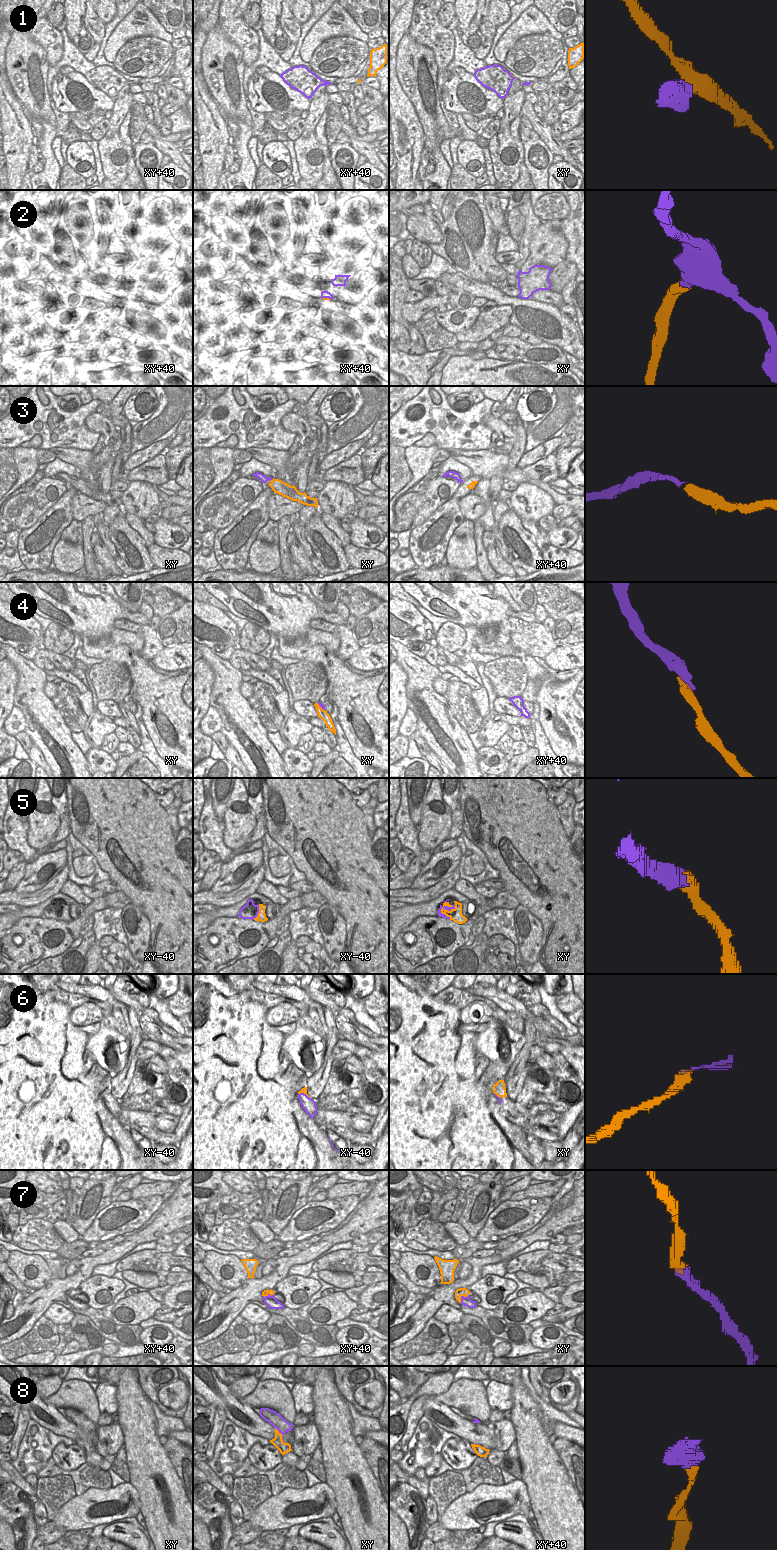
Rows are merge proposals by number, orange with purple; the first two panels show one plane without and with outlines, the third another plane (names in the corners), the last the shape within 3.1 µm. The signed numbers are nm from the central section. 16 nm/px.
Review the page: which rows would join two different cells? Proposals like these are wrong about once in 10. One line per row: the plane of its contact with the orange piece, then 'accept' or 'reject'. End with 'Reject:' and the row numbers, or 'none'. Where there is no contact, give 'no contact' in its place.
1: xy | accept
2: xy+40 | accept
3: no contact | accept
4: xy | accept
5: xy-40 | accept
6: xy-40 | accept
7: xy | accept
8: xy | accept
Reject: none

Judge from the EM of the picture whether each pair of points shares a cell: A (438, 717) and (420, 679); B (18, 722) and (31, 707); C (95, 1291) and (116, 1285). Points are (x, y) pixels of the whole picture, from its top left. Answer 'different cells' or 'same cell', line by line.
A: same cell
B: different cells
C: same cell

